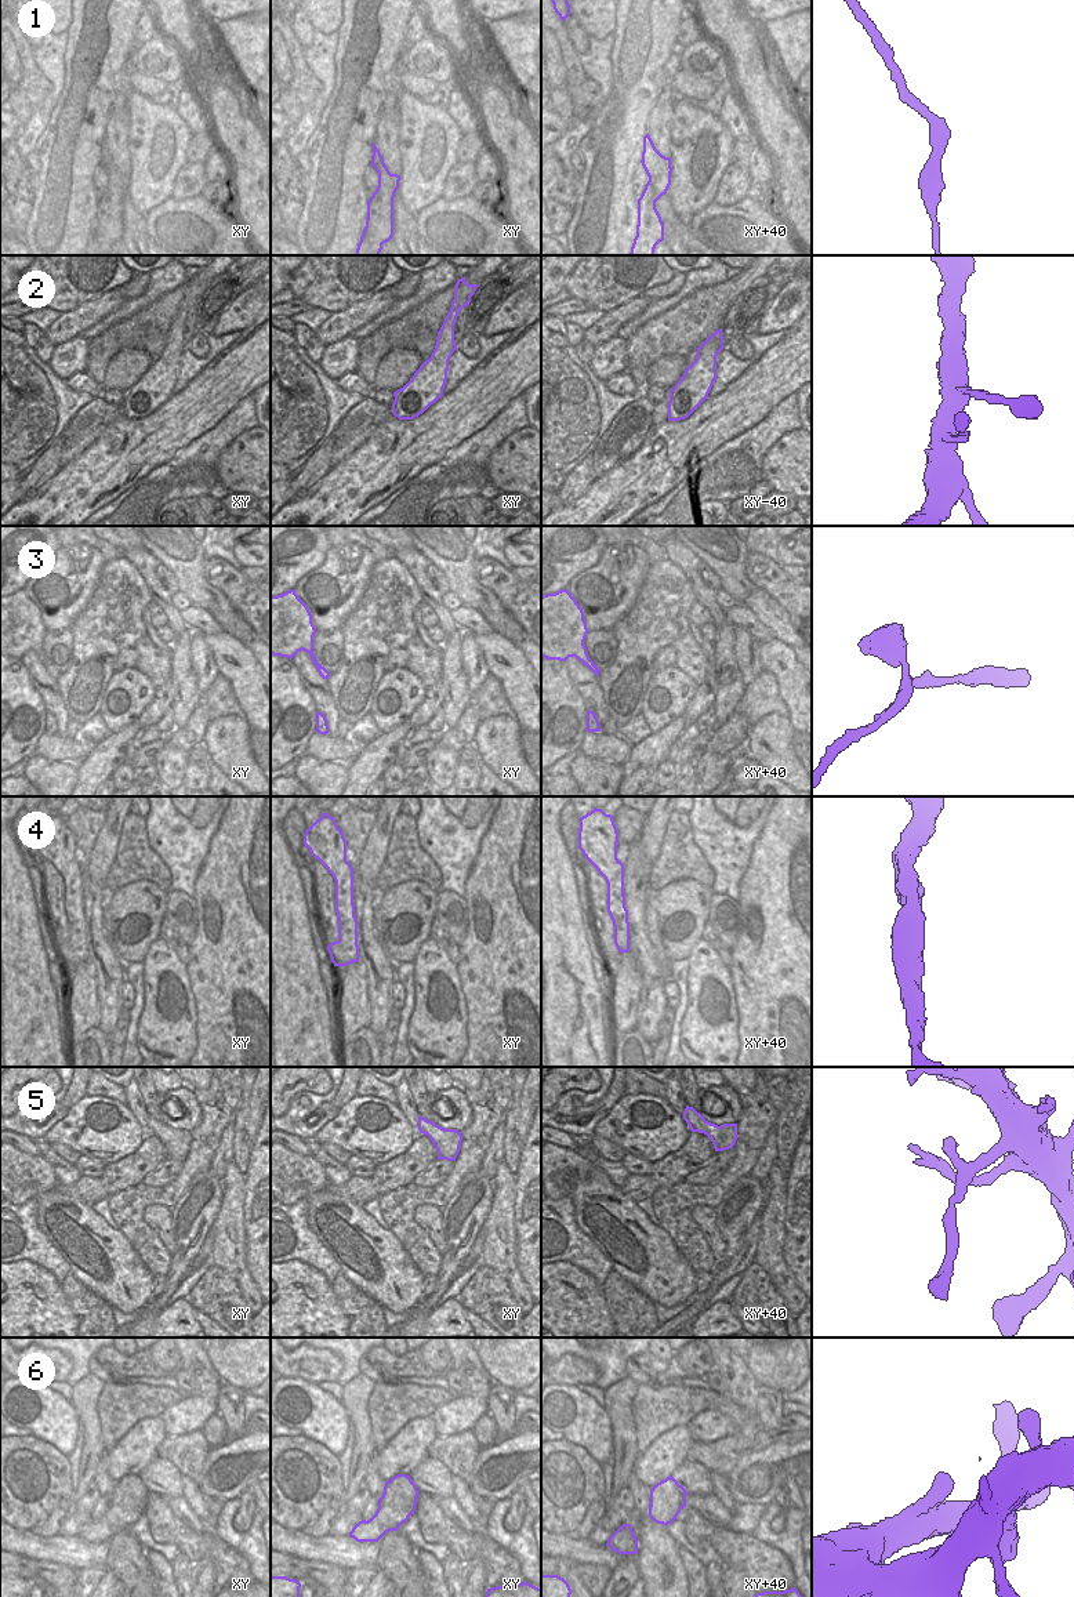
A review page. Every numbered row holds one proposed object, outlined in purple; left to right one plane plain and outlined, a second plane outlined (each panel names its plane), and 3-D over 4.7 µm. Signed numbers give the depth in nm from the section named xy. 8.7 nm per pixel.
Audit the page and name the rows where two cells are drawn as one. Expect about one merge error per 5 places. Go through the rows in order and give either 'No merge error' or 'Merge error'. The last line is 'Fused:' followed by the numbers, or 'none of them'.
1: No merge error
2: No merge error
3: No merge error
4: No merge error
5: No merge error
6: No merge error
Fused: none of them

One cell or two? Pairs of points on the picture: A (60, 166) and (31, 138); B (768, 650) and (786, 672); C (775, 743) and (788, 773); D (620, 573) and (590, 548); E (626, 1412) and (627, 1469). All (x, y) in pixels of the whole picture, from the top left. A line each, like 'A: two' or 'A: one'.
A: two
B: one
C: one
D: two
E: one

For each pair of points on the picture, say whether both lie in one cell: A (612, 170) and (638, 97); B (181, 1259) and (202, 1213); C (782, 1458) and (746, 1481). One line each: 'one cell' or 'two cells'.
A: one cell
B: one cell
C: one cell

